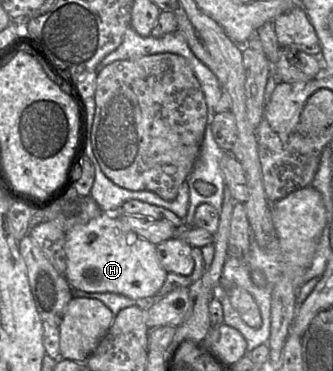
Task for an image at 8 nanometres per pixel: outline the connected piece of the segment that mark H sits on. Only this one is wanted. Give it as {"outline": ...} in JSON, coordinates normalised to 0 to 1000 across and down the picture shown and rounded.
{"outline":[[[357,571],[306,574],[198,625],[195,685],[192,747],[219,782],[339,787],[411,811],[468,795],[505,739],[477,704],[471,660],[420,639],[366,601]]]}

